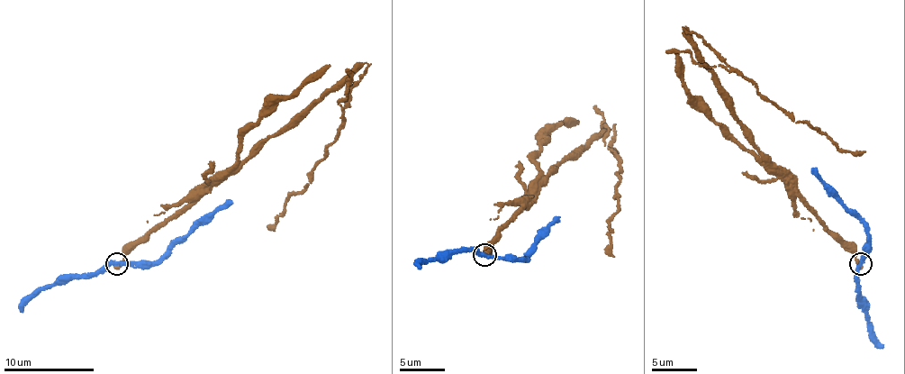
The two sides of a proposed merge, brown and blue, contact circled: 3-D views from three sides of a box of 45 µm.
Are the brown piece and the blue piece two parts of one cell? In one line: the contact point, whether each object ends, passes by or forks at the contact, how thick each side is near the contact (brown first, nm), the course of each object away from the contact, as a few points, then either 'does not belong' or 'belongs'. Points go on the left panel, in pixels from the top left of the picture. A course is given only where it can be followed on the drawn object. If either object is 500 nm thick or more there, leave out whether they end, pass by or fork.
(116, 264) | brown ends | blue passes by | 440/360 nm | brown via (118, 262), (367, 64), (336, 138), (274, 230) | blue via (117, 264), (145, 269), (200, 221), (232, 200) | does not belong

